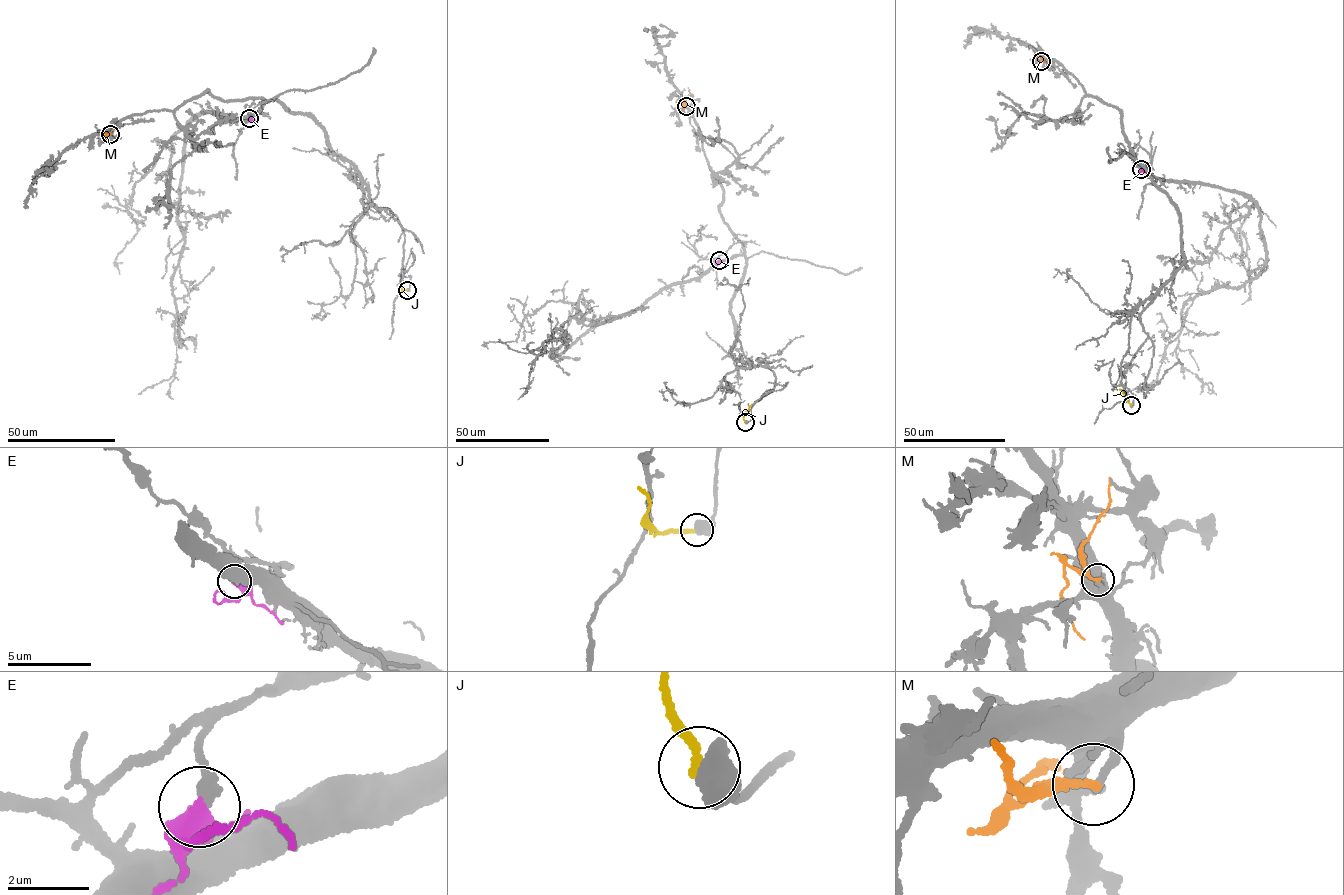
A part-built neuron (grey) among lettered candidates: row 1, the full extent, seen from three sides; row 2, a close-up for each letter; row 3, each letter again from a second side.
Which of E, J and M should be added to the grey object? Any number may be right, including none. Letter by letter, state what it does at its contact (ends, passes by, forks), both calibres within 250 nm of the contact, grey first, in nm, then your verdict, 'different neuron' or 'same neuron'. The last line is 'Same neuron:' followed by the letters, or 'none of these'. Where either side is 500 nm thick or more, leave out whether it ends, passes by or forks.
E: it forks; calibres 300 and 360 nm; different neuron
J: calibres 750 and 220 nm; different neuron
M: it passes by; calibres 180 and 150 nm; different neuron
Same neuron: none of these

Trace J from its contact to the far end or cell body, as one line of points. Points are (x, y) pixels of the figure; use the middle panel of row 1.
J: (745, 421), (743, 417), (751, 404)

